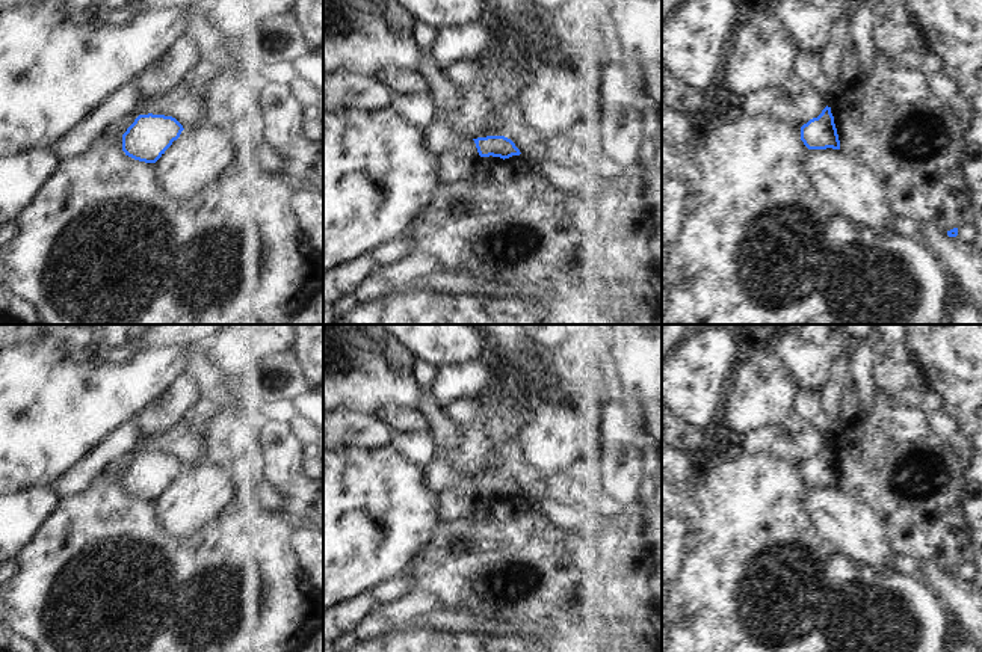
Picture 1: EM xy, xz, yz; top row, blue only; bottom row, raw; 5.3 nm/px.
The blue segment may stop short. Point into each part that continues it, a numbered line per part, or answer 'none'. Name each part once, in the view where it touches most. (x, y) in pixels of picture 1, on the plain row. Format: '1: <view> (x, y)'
none

